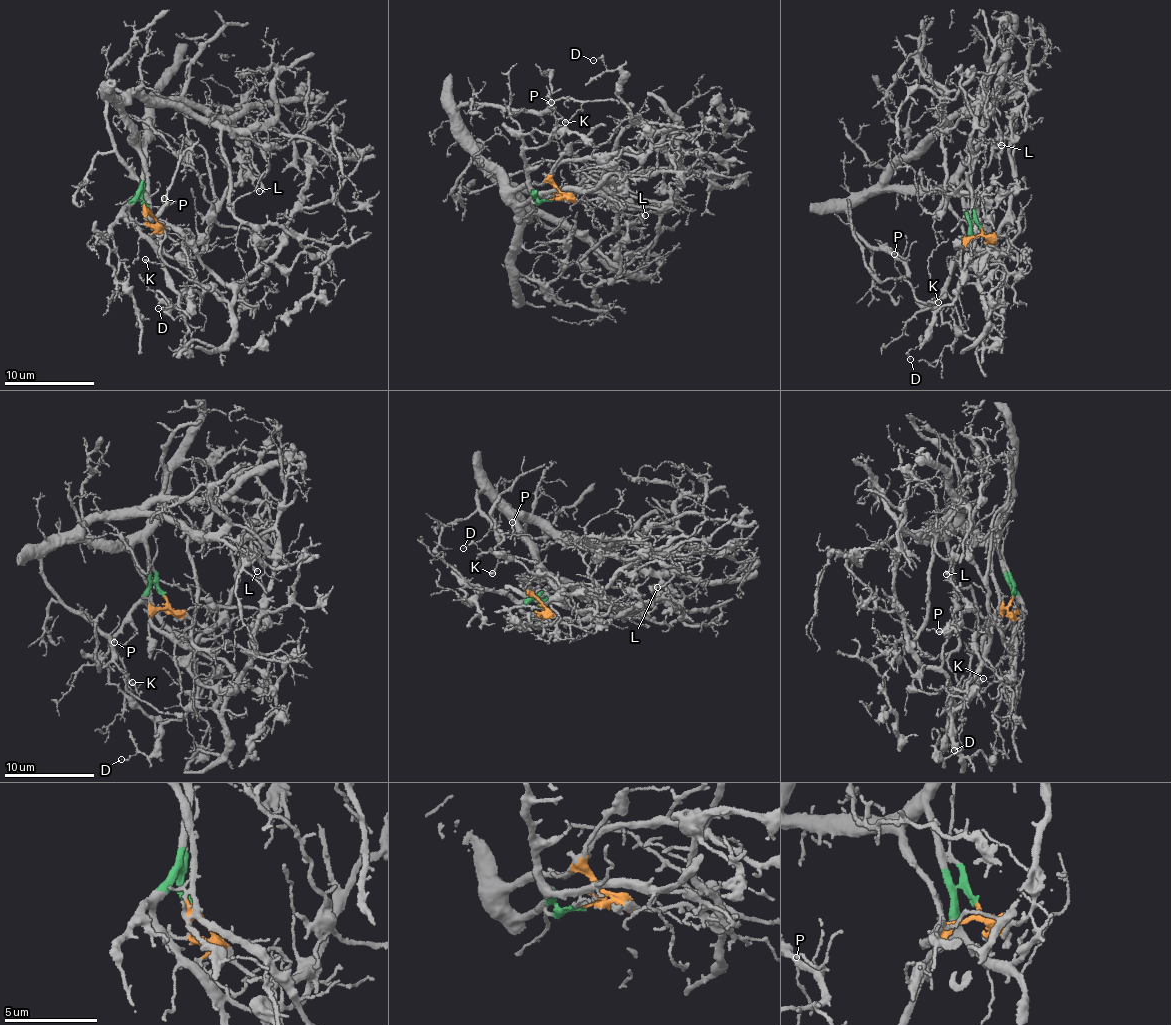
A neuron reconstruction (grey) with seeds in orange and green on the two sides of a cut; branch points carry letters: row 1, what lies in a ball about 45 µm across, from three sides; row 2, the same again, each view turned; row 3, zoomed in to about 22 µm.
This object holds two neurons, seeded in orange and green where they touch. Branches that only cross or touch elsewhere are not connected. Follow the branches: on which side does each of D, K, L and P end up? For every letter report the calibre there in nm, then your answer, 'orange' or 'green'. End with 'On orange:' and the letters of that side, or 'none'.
D: 50 nm thick; orange
K: 130 nm thick; green
L: 190 nm thick; orange
P: 130 nm thick; green
On orange: D, L

